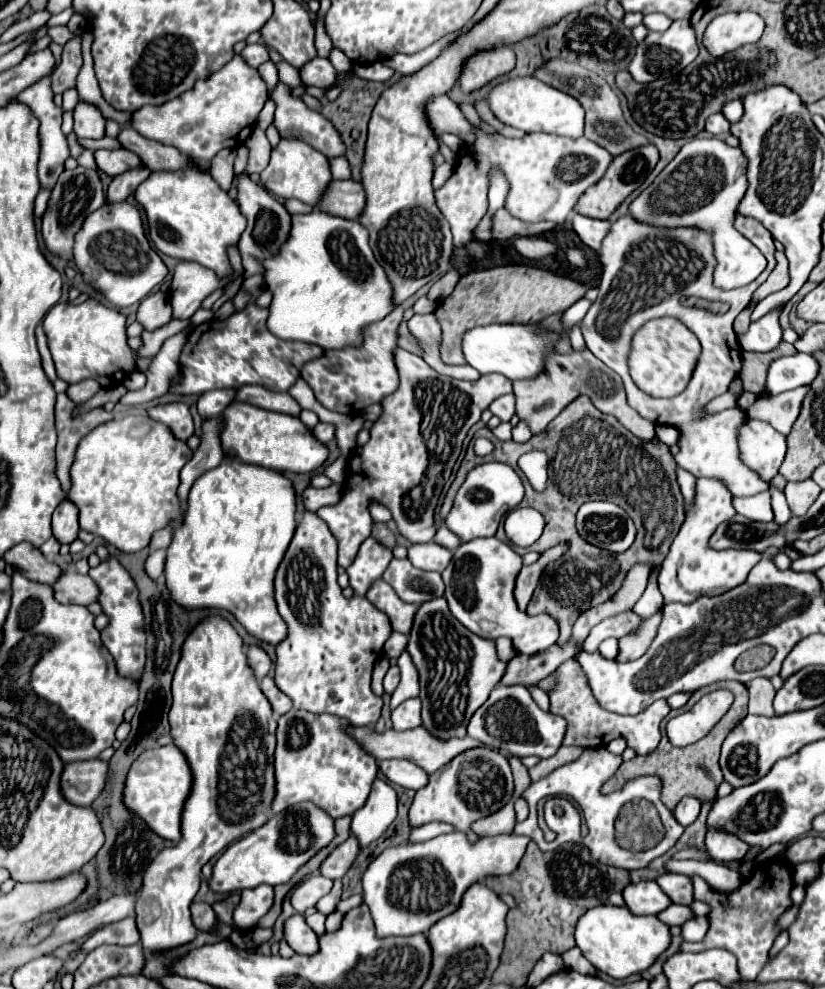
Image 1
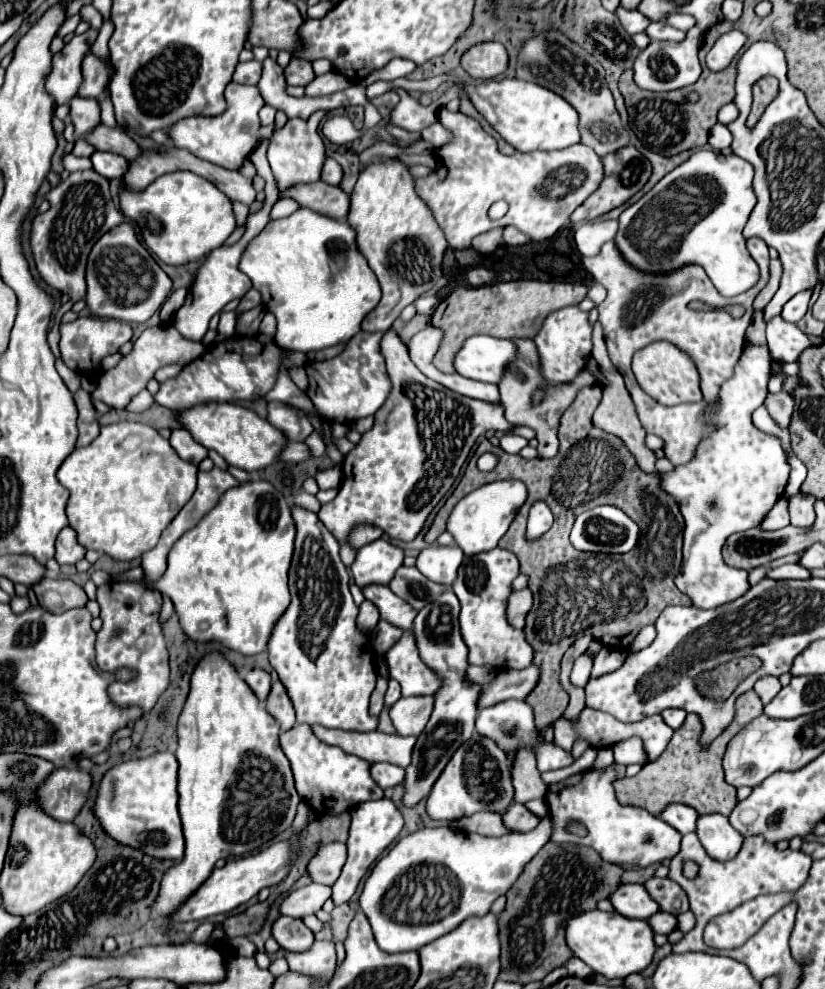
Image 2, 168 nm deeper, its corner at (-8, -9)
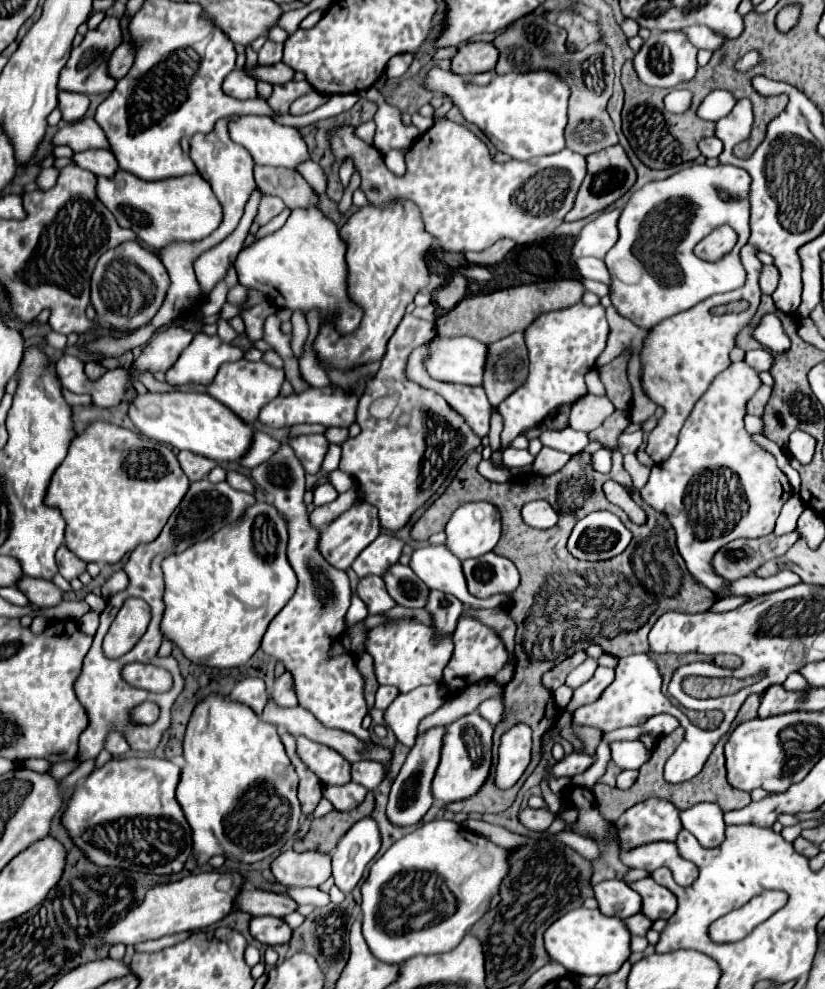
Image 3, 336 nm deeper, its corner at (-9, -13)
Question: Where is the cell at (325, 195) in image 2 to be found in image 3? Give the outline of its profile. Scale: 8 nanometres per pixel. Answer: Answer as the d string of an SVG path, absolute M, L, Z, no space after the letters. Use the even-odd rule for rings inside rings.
M255 166L255 182L263 194L279 196L287 208L305 208L313 206L319 208L319 194L309 188L305 178L287 168L265 168Z

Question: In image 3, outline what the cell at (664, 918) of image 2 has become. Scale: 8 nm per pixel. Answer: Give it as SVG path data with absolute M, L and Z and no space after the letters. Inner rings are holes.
M645 914L631 916L631 918L627 918L625 922L627 922L627 928L629 928L629 932L631 932L633 936L647 936L647 932L649 932L651 926L653 926L653 922L647 920Z

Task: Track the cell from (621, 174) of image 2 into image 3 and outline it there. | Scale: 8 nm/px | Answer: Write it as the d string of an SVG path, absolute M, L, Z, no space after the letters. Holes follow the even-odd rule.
M621 144L605 148L595 154L589 154L587 156L587 176L581 184L581 190L577 194L573 210L565 216L565 222L575 222L575 220L581 220L581 218L587 218L595 212L605 210L613 202L617 202L625 192L629 192L635 182L637 182L637 172L635 172L635 168L633 168L633 164Z

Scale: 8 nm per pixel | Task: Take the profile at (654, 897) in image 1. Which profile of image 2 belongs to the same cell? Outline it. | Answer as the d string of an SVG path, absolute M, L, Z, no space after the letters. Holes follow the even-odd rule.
M620 884L608 898L614 906L614 910L628 918L642 918L656 914L658 904L648 896L646 888L642 884Z

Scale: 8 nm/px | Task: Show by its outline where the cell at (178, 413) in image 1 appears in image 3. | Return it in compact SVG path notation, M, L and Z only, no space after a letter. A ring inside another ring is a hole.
M179 452L179 464L183 468L183 472L187 474L187 478L191 482L195 480L203 480L209 470L213 470L217 466L217 462L205 458L205 456L199 456L199 454L193 454L193 452Z

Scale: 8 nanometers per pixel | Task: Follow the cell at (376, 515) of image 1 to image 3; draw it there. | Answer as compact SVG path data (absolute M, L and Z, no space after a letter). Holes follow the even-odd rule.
M357 502L353 504L347 512L343 512L337 520L333 520L325 530L321 530L321 538L319 538L319 550L321 554L335 566L341 570L347 570L353 560L381 534L381 526L379 526L379 518L377 518L377 508L373 508L371 504L363 504Z

